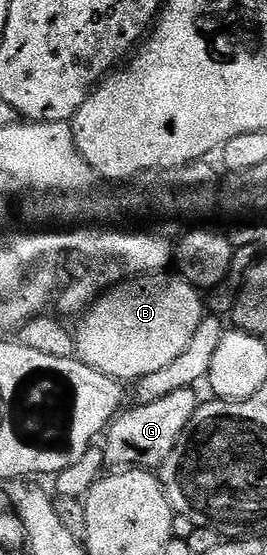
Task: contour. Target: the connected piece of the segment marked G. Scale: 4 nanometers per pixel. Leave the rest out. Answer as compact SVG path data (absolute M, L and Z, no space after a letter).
M194 388L181 389L153 403L136 404L135 409L124 408L105 430L107 445L103 449L104 462L111 467L158 470L165 459L173 455L173 447L177 447L181 431L185 431L189 419L193 419L197 404L195 392Z

